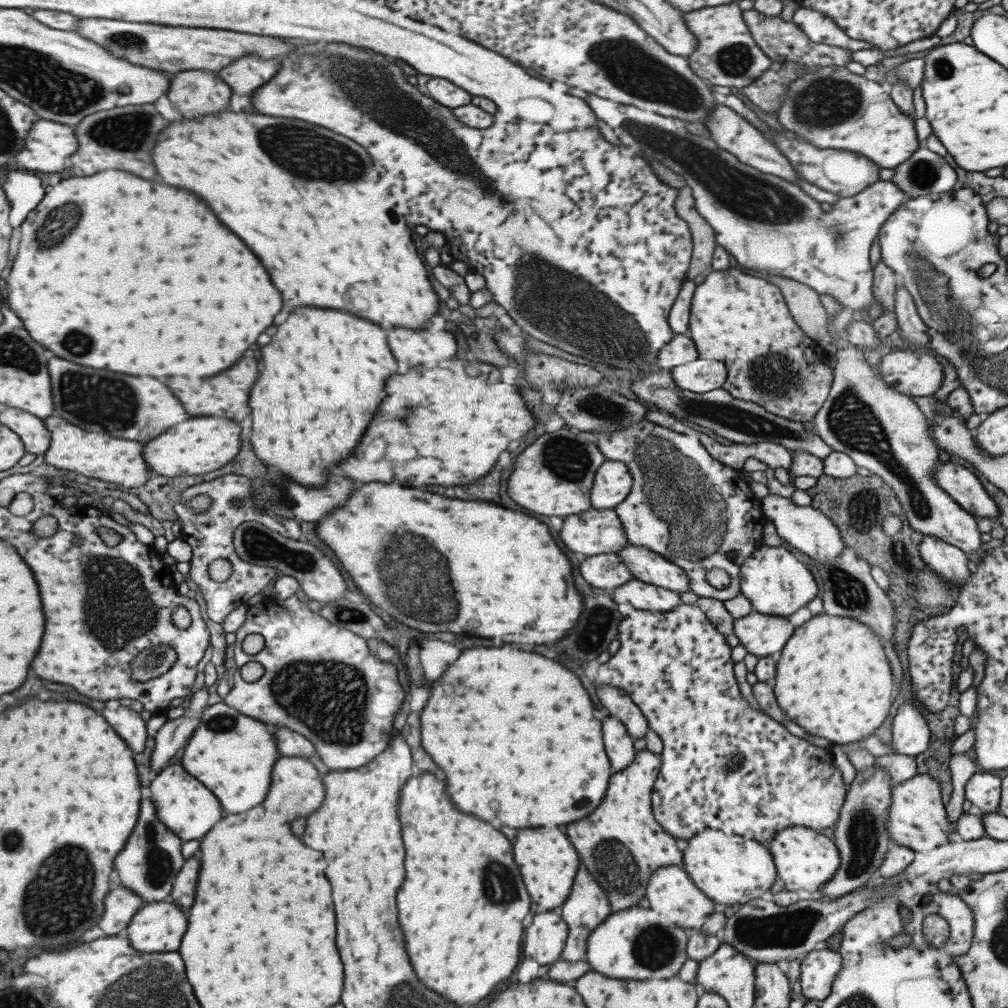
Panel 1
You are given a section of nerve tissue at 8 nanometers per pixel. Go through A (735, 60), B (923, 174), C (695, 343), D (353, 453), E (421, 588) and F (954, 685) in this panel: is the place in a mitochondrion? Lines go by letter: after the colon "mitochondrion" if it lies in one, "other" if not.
A: mitochondrion
B: mitochondrion
C: other
D: other
E: mitochondrion
F: other

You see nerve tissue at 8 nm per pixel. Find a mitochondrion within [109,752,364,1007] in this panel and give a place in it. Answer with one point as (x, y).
(158, 867)

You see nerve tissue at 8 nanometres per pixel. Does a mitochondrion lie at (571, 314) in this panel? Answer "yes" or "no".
yes

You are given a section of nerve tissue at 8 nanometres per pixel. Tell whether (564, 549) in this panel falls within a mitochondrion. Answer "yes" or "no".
no

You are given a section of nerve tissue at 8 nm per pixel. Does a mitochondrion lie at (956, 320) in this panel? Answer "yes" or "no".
yes

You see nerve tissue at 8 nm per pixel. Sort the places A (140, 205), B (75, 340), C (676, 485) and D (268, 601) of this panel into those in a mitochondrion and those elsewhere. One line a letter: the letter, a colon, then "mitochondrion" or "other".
A: other
B: mitochondrion
C: mitochondrion
D: other

